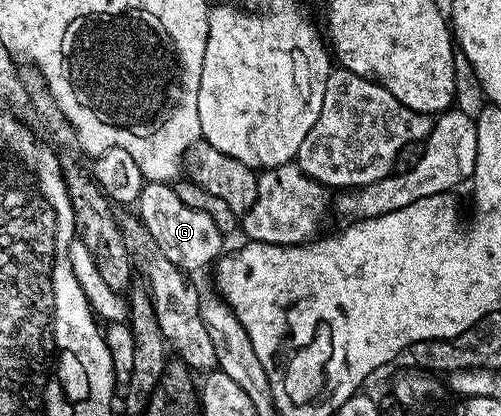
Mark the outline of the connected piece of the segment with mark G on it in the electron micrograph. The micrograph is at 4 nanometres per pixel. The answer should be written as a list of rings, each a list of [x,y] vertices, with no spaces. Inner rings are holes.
[[[143,183],[136,205],[136,215],[144,222],[148,234],[152,234],[152,242],[160,246],[160,254],[164,254],[168,262],[187,274],[195,274],[201,268],[209,269],[223,255],[224,233],[208,214],[204,214],[204,210],[192,210],[192,206],[184,206],[169,183],[154,183],[158,184]]]

